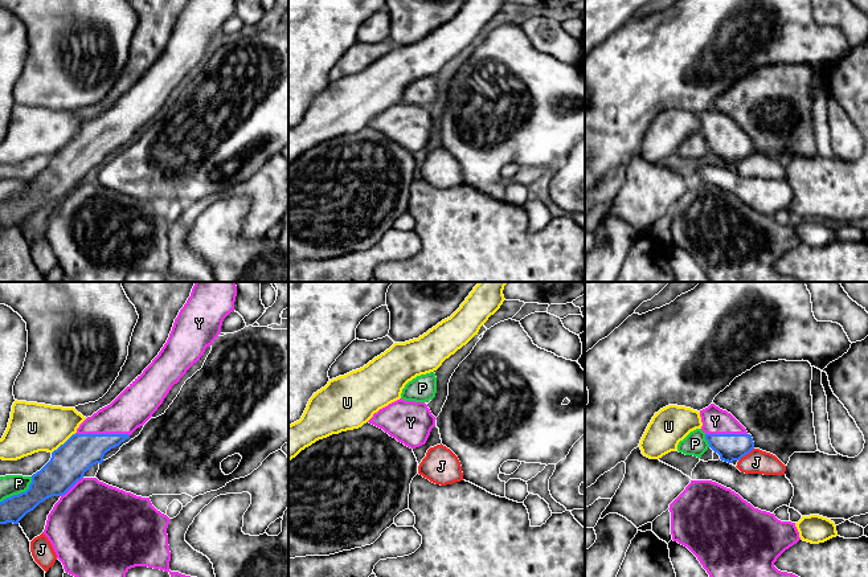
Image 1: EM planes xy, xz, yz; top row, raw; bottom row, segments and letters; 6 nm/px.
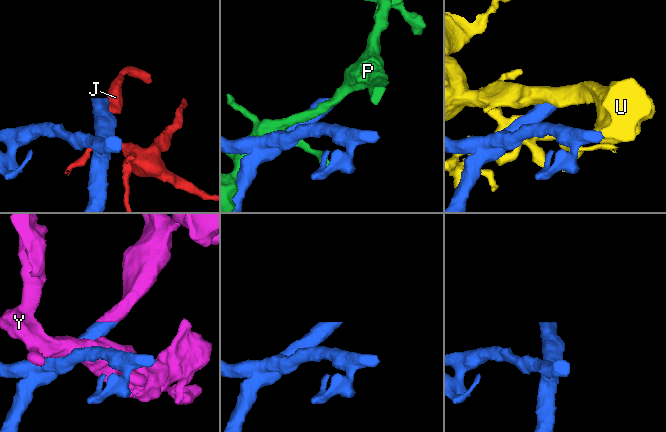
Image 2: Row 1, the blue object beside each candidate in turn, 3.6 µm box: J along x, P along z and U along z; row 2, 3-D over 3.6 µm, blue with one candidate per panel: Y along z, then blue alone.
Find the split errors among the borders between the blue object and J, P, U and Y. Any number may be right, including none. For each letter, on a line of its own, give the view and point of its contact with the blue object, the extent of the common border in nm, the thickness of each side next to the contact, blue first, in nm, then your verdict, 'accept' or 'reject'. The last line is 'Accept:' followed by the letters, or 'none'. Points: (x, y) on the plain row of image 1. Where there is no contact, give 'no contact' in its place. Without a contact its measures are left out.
J: meets blue in yz at (745, 158); contact 130 nm long; 160 nm thick on the blue side, 140 nm on the other; reject
P: meets blue in xy at (19, 197); contact 260 nm long; 220 nm thick on the blue side, 130 nm on the other; reject
U: meets blue in xy at (65, 146); contact 200 nm long; 220 nm thick on the blue side, 300 nm on the other; reject
Y: meets blue in xy at (102, 138); contact 320 nm long; 220 nm thick on the blue side, 240 nm on the other; accept
Accept: Y

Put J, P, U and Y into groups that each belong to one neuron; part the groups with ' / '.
J / P / U / Y

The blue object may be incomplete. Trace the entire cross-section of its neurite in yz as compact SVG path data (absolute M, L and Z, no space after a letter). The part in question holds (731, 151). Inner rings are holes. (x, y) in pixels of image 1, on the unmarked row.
M711 107L700 114L700 120L705 143L721 164L728 167L740 164L754 152L752 139L726 114Z

